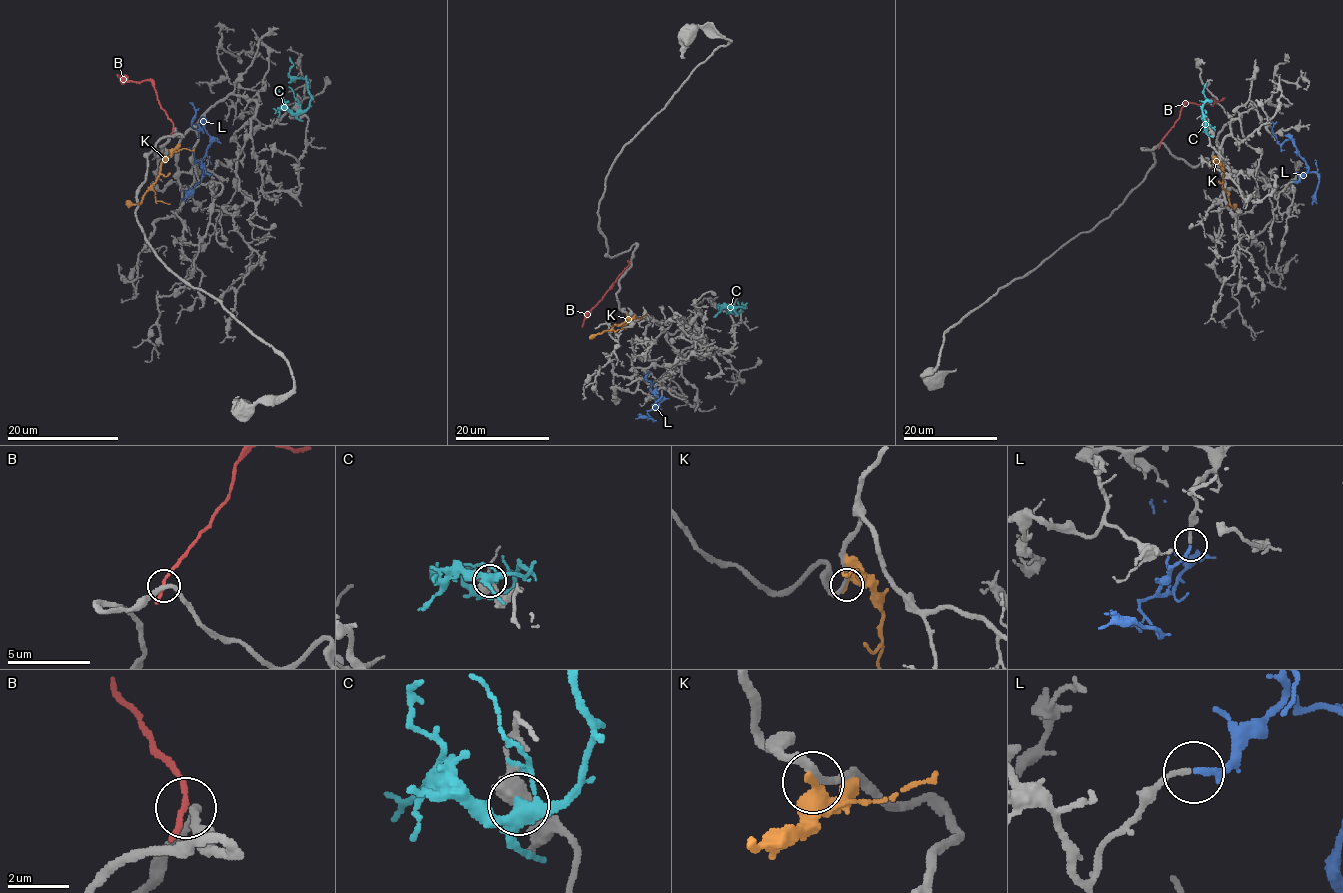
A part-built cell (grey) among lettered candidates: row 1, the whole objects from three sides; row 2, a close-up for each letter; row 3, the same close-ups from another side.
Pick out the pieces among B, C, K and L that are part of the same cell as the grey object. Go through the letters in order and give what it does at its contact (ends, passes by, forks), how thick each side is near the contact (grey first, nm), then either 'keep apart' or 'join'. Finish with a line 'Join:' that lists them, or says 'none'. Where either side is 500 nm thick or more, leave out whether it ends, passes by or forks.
B: it passes by; calibres 240 and 160 nm; keep apart
C: it forks; calibres 400 and 360 nm; keep apart
K: it ends; calibres 280 and 440 nm; keep apart
L: it ends; calibres 190 and 190 nm; join
Join: L

